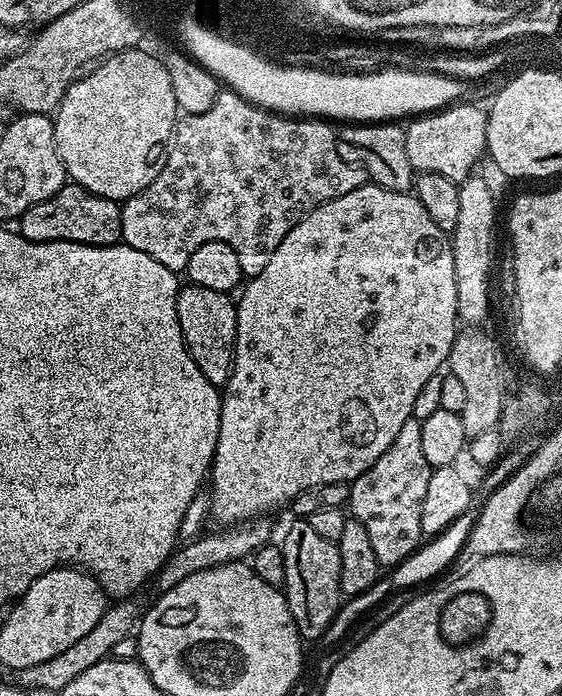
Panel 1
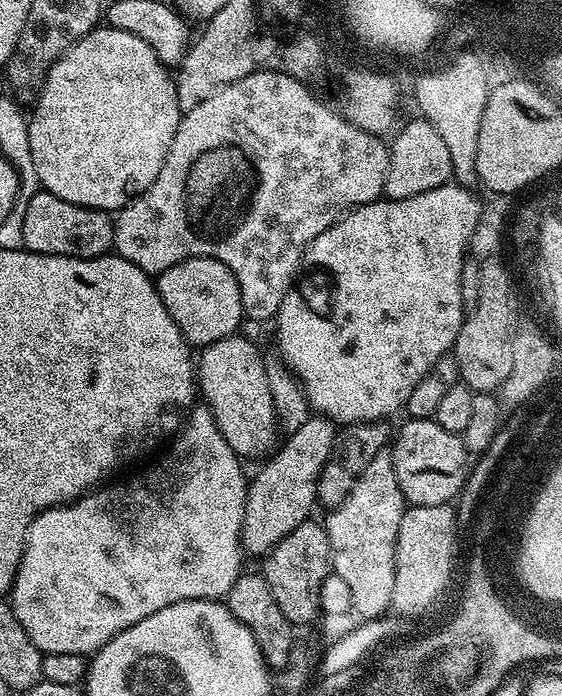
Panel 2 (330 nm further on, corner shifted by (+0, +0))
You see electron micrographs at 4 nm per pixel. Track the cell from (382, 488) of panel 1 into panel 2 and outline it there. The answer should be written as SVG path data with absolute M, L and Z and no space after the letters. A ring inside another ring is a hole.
M385 450L358 473L346 502L331 509L328 520L323 521L330 538L332 571L348 584L352 610L361 621L378 619L392 607L398 526L405 507L402 486L398 486L398 474L394 474L394 458L391 451Z

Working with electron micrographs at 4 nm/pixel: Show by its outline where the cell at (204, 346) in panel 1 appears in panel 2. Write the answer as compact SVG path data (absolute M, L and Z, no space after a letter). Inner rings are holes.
M237 334L206 345L198 356L198 392L237 456L259 461L277 447L278 421L266 378L266 356L254 341Z

